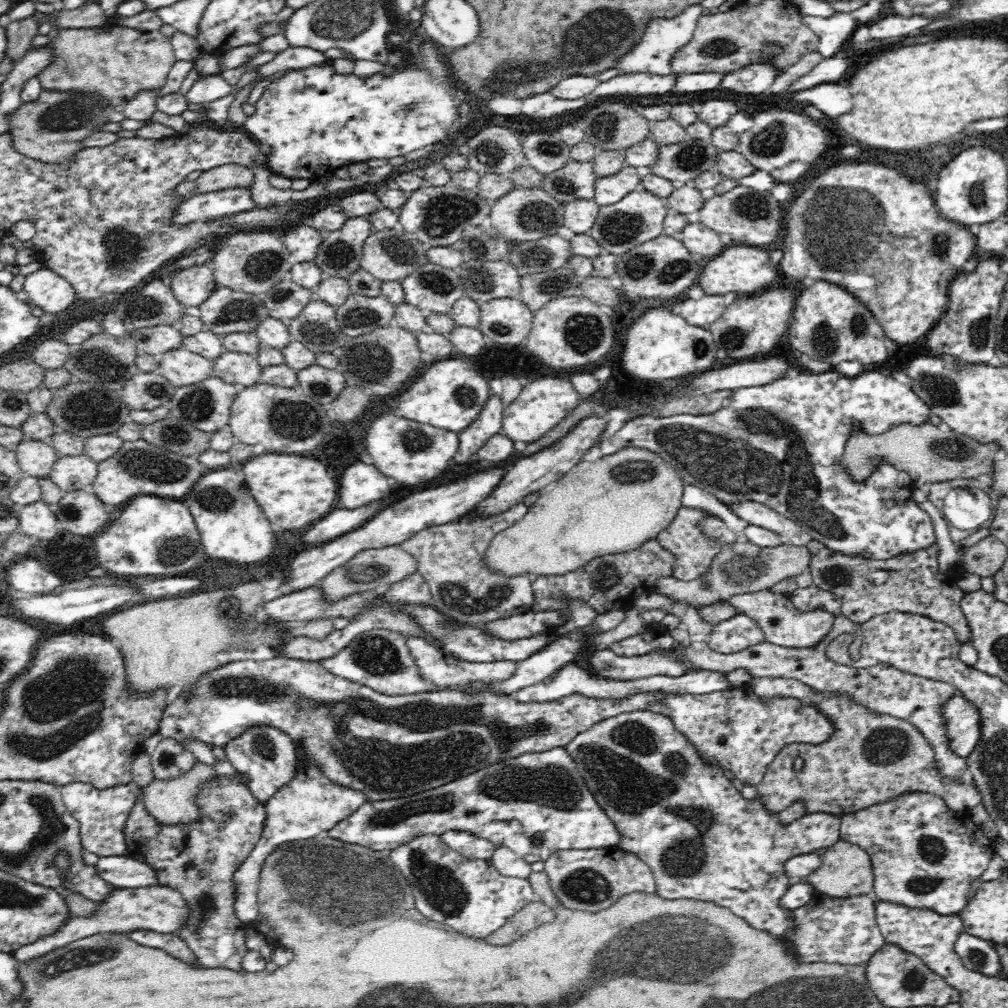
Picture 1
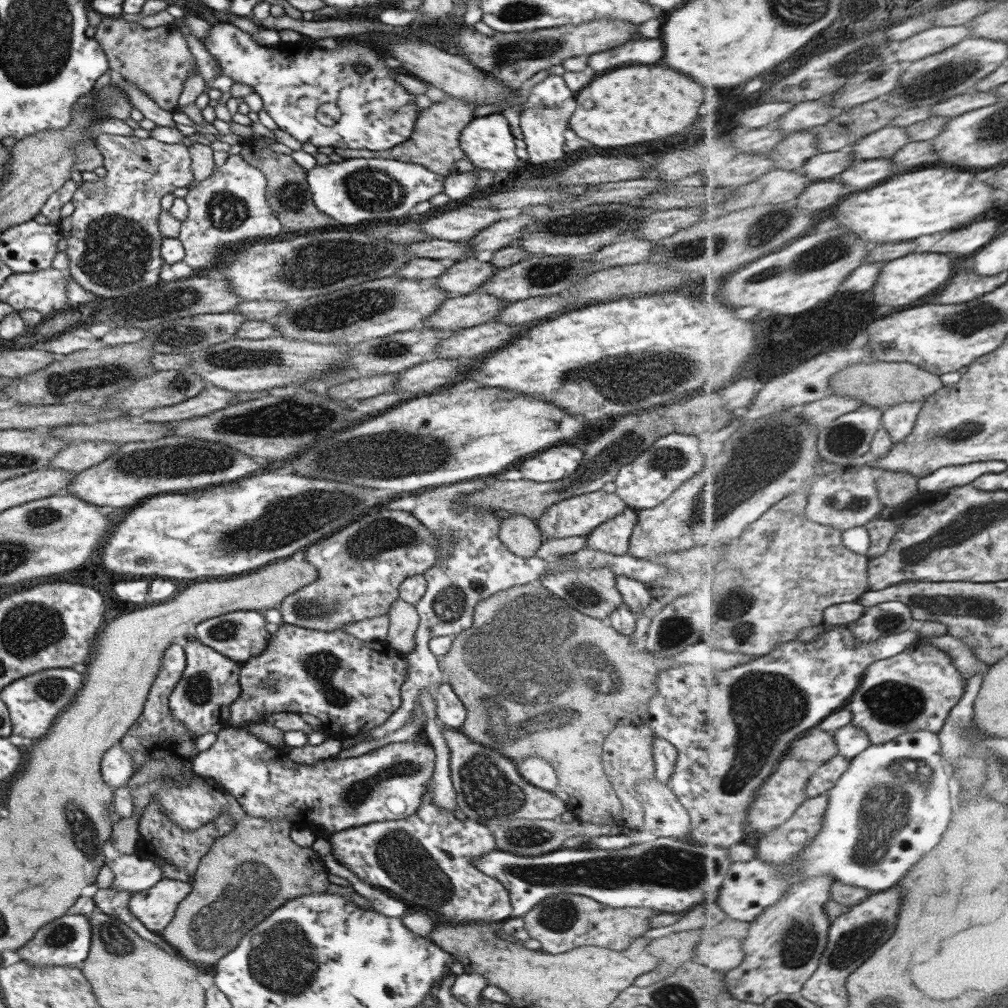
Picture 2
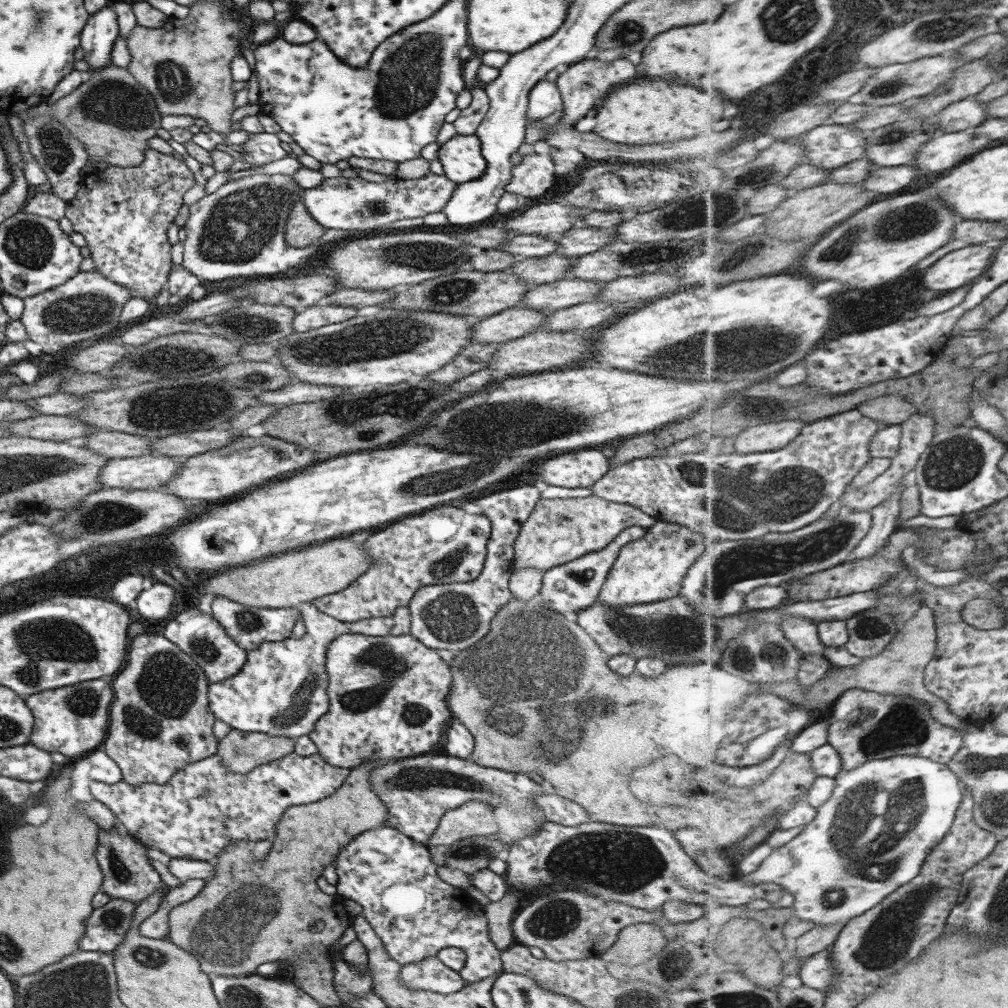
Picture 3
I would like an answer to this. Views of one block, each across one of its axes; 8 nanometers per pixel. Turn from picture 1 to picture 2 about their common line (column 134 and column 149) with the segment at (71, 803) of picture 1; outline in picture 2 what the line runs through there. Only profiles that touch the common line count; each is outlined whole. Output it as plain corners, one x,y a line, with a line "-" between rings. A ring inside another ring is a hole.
196,775
192,778
192,782
187,786
180,786
180,788
170,788
164,780
154,780
147,784
142,784
132,789
133,813
138,818
144,811
144,808
153,800
157,799
164,808
166,815
173,821
180,829
193,830
199,828
201,825
212,821
216,816
229,815
235,822
242,819
246,814
241,810
240,804
231,796
219,783
216,783
208,776

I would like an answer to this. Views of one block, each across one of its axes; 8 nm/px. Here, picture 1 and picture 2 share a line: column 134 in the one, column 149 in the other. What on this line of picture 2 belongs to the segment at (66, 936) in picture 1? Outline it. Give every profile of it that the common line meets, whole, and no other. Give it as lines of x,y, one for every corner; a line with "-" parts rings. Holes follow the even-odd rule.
161,878
151,888
132,893
127,908
147,931
159,934
190,890
191,882

